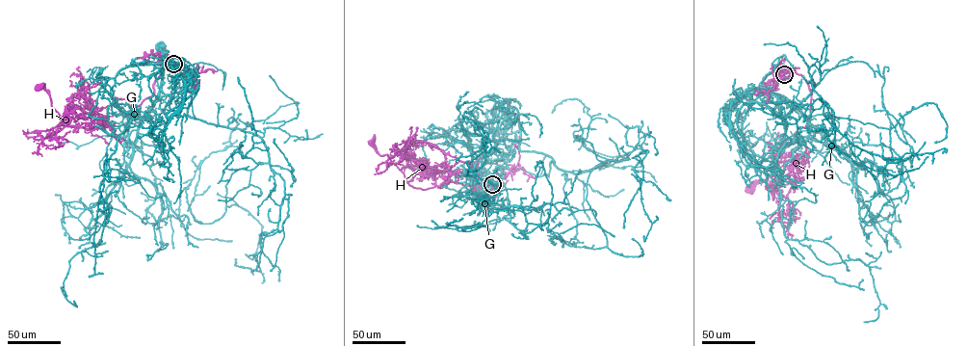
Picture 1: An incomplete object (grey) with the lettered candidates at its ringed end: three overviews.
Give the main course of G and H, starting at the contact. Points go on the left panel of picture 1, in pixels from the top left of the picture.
G: (173, 63), (171, 70), (163, 64), (179, 66), (164, 61), (160, 48), (168, 51), (162, 46)
H: (173, 64), (137, 106), (116, 98), (69, 119), (60, 118), (39, 87)

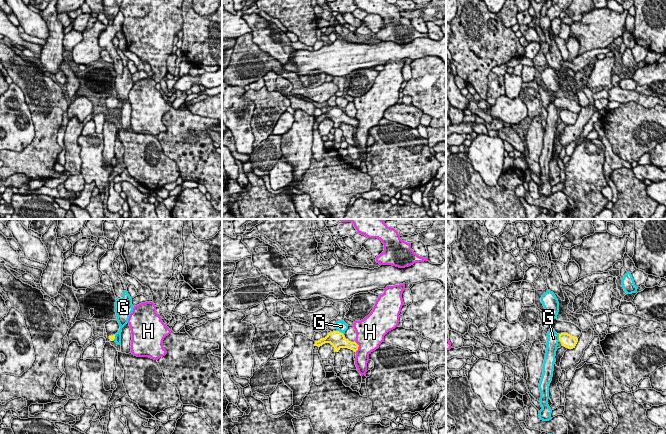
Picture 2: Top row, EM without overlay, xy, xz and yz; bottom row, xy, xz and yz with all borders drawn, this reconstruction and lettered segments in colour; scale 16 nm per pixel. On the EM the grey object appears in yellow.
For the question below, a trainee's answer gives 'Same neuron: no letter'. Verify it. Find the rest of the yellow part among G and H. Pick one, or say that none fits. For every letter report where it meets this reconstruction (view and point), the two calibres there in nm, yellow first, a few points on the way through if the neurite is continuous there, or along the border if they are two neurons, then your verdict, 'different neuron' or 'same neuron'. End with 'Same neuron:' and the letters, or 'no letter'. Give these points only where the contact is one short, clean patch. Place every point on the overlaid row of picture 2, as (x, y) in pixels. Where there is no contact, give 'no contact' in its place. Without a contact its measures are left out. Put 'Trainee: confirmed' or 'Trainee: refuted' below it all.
G: meets yellow in xz at (340, 332); 260 nm thick on the yellow side, 180 nm on the other; border along xz (337, 330), (343, 334); different neuron
H: meets yellow in xz at (358, 346); 160 nm thick on the yellow side, 440 nm on the other; different neuron
Same neuron: no letter
Trainee: confirmed

